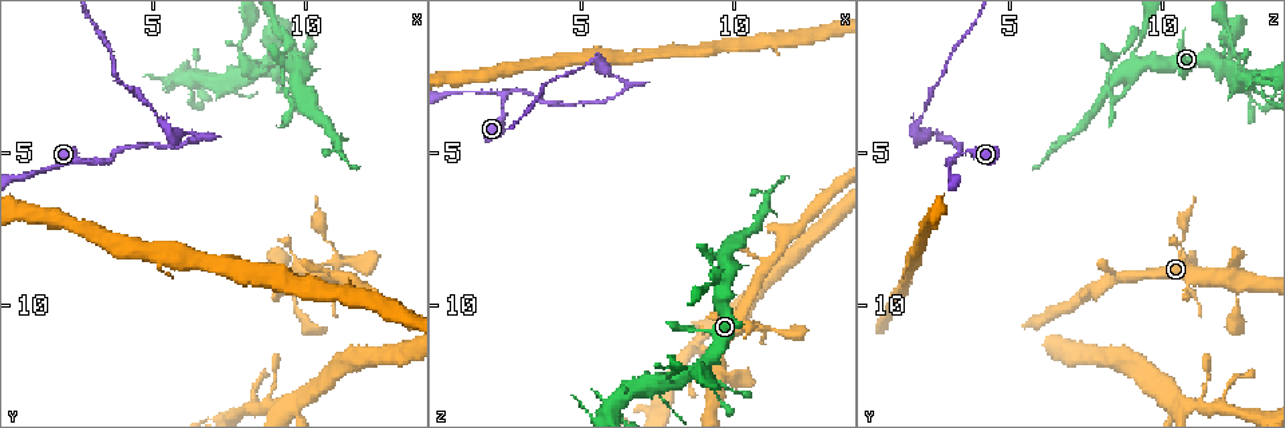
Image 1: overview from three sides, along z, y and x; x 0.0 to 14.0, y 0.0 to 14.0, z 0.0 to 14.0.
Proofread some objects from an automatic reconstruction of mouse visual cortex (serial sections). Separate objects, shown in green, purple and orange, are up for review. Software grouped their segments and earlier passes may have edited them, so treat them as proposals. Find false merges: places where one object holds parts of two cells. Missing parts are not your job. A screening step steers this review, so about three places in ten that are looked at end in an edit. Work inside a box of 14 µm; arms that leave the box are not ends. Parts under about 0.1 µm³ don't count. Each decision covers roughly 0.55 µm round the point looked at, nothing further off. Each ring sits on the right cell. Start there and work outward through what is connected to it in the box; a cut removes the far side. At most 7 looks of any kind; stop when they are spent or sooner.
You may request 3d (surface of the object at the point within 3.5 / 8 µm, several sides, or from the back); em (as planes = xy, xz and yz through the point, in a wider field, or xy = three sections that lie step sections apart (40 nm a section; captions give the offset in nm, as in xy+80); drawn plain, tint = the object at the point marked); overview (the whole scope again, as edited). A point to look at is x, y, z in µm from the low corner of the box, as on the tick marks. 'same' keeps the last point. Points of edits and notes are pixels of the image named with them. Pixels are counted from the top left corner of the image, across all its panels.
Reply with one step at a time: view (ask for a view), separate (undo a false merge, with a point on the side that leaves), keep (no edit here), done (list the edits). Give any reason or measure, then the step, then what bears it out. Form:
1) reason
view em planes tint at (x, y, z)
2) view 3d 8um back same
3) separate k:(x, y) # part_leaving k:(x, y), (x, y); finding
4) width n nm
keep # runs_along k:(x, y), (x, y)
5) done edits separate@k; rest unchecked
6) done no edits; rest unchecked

thick turns thin
view 3d 3.5um at (11.3, 8.5, 10.8)

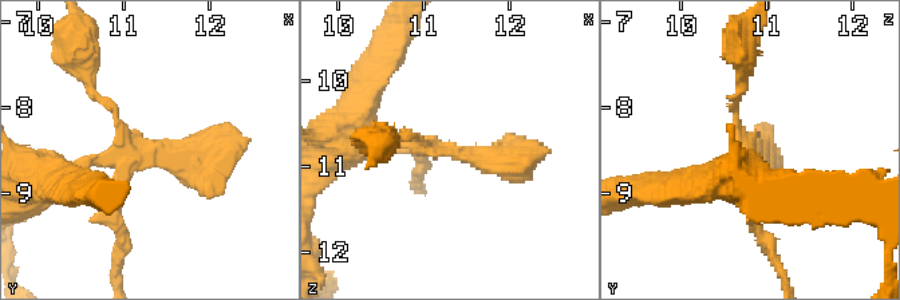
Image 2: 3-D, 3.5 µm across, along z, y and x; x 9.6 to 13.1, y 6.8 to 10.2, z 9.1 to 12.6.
need the tissue
view em xy step 2 tint at (11.30, 8.55, 10.75)

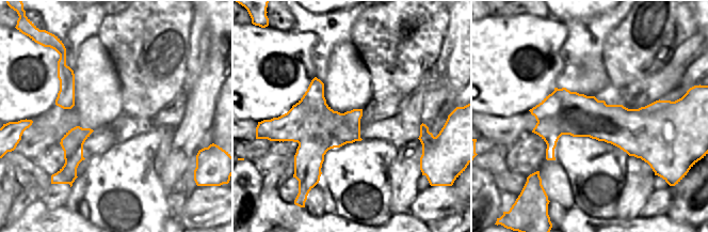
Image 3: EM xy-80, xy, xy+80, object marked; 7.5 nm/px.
keep # runs_along 2:(363, 117), (401, 145), (532, 158); continuous, no second cell

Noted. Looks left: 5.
three-way junction
view 3d 8um at (2.5, 5.1, 3.1)

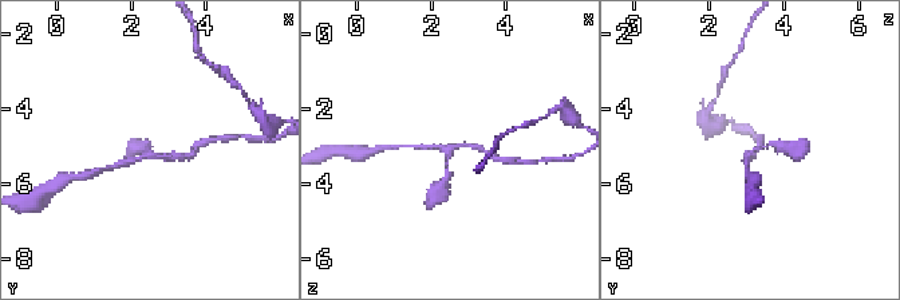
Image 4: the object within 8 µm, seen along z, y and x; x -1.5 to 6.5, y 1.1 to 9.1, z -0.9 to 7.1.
view 3d 3.5um at (2.4, 5.2, 3.2)

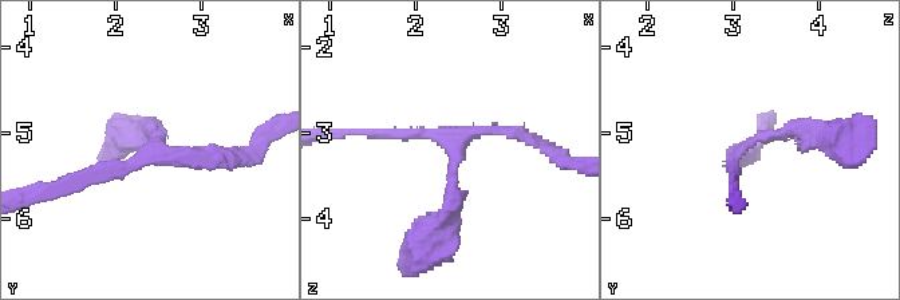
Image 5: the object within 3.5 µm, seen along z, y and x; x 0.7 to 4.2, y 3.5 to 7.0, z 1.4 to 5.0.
arms 3; arm_widths 150, 150, 250 nm
view em xy step 2 tint at (2.50, 5.10, 3.20)

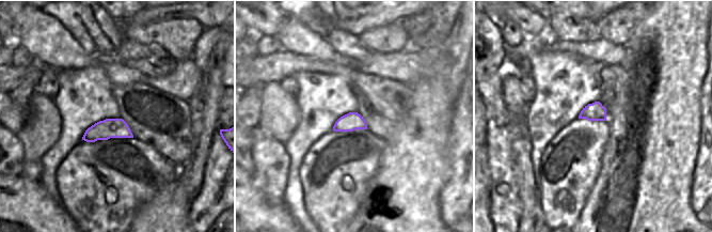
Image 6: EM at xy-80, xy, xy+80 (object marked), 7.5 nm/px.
keep # runs_along 5:(439, 224), (456, 147), (476, 130), (533, 141); continuous, no second cell

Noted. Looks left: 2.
sudden change in width
view 3d 3.5um at (5.3, 4.2, 1.9)

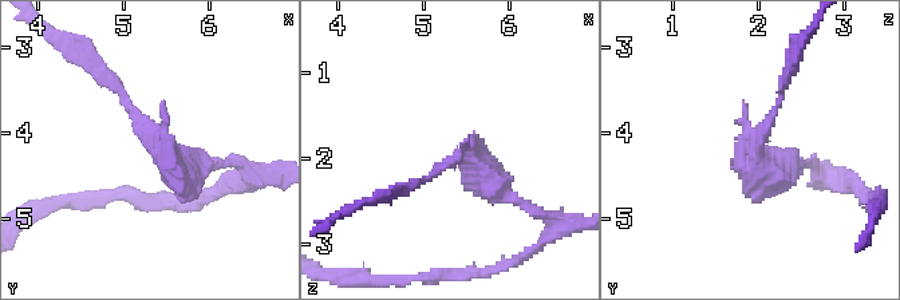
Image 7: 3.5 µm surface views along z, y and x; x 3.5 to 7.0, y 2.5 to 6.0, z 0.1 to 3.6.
shape alone is not enough
view em xy step 2 tint at (5.40, 4.15, 2.00)

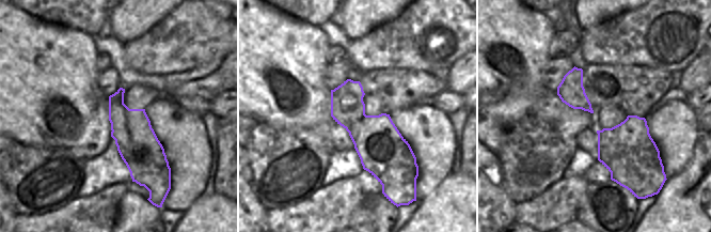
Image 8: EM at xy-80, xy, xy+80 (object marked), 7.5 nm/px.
separate 7:(134, 113) # part_leaving 7:(162, 154), (85, 51); two cells meet here

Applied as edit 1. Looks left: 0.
done edits separate@7; rest unchecked

